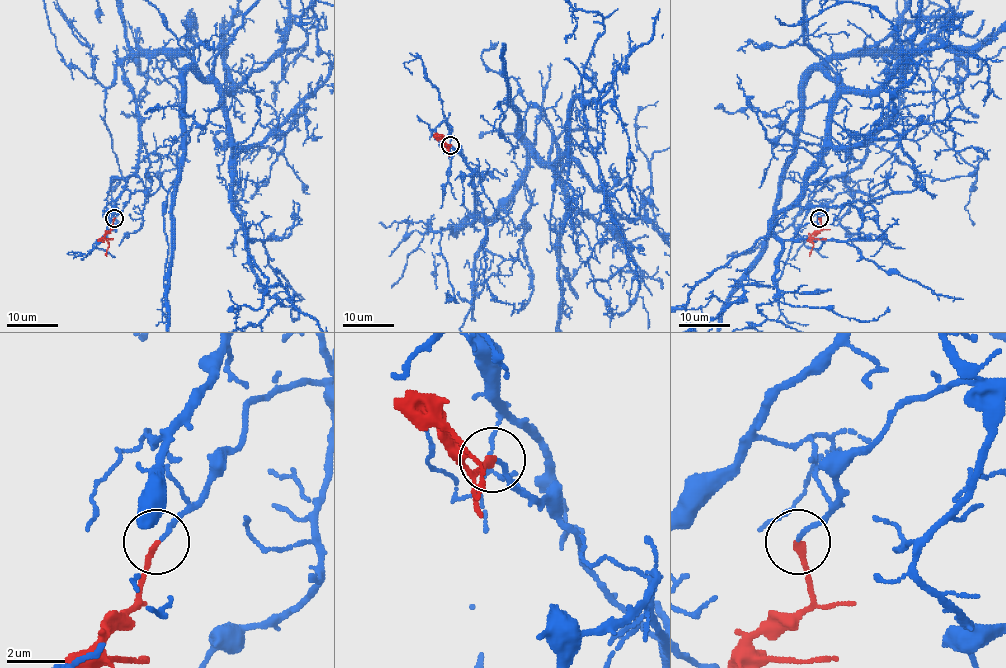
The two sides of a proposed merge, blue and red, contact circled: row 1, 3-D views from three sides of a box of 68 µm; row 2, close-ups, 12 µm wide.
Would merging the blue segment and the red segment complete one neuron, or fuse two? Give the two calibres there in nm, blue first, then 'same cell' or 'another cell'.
calibres 150 and 200 nm; same cell

